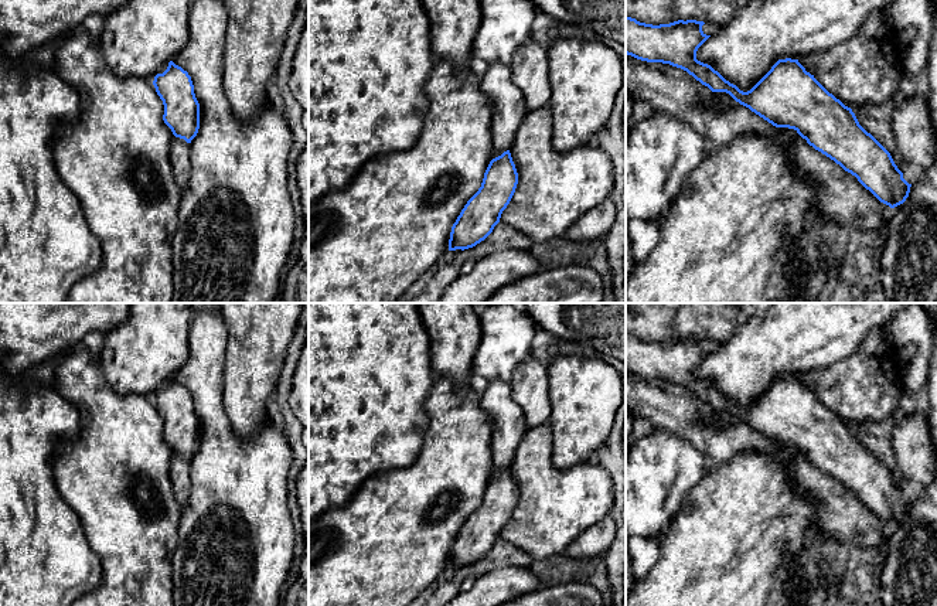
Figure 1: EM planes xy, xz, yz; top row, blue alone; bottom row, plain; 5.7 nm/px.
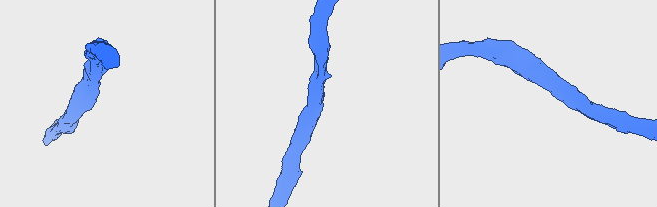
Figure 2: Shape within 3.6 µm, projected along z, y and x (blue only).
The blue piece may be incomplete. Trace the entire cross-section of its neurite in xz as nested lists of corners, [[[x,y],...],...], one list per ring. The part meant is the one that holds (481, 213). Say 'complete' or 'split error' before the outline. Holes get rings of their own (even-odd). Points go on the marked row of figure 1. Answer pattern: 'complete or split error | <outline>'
complete | [[[510,150],[493,159],[478,191],[467,201],[452,227],[449,251],[468,249],[484,241],[500,222],[518,184]]]

